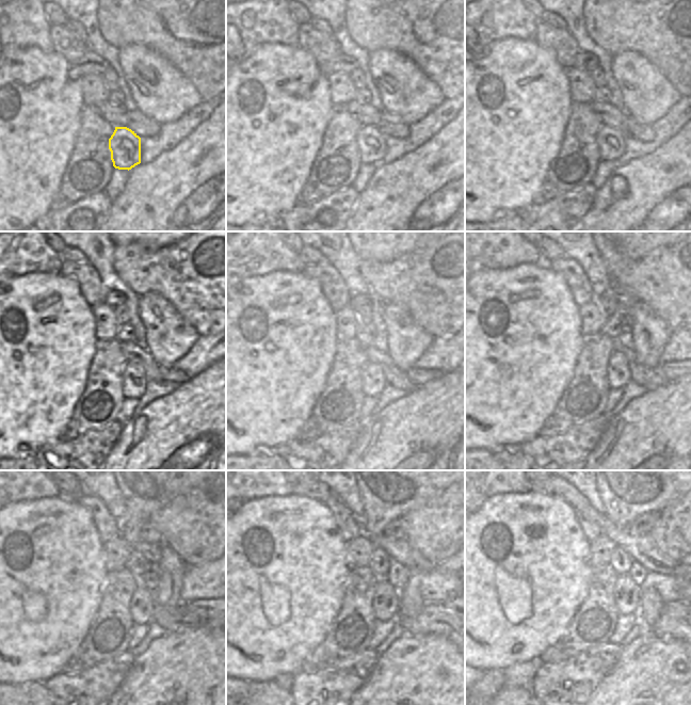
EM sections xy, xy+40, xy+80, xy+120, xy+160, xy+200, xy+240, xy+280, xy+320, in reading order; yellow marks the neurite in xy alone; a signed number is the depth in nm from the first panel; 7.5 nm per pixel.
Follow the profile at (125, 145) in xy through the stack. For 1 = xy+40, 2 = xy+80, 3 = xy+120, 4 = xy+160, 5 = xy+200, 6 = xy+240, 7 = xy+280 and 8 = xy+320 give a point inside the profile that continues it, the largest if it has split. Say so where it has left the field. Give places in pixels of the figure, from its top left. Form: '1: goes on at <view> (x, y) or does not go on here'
1: goes on at xy+40 (371, 142)
2: goes on at xy+80 (611, 142)
3: goes on at xy+120 (134, 380)
4: goes on at xy+160 (373, 380)
5: goes on at xy+200 (619, 374)
6: goes on at xy+240 (142, 602)
7: goes on at xy+280 (385, 604)
8: goes on at xy+320 (626, 591)

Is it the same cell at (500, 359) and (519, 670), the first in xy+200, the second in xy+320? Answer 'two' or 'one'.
two

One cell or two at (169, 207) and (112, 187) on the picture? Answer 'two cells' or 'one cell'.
two cells

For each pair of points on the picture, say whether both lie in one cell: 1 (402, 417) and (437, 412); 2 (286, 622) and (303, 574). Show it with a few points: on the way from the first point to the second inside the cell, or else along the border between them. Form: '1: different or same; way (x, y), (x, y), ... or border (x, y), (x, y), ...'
1: same; way (411, 417), (429, 417)
2: same; way (286, 610), (286, 591), (291, 586)

